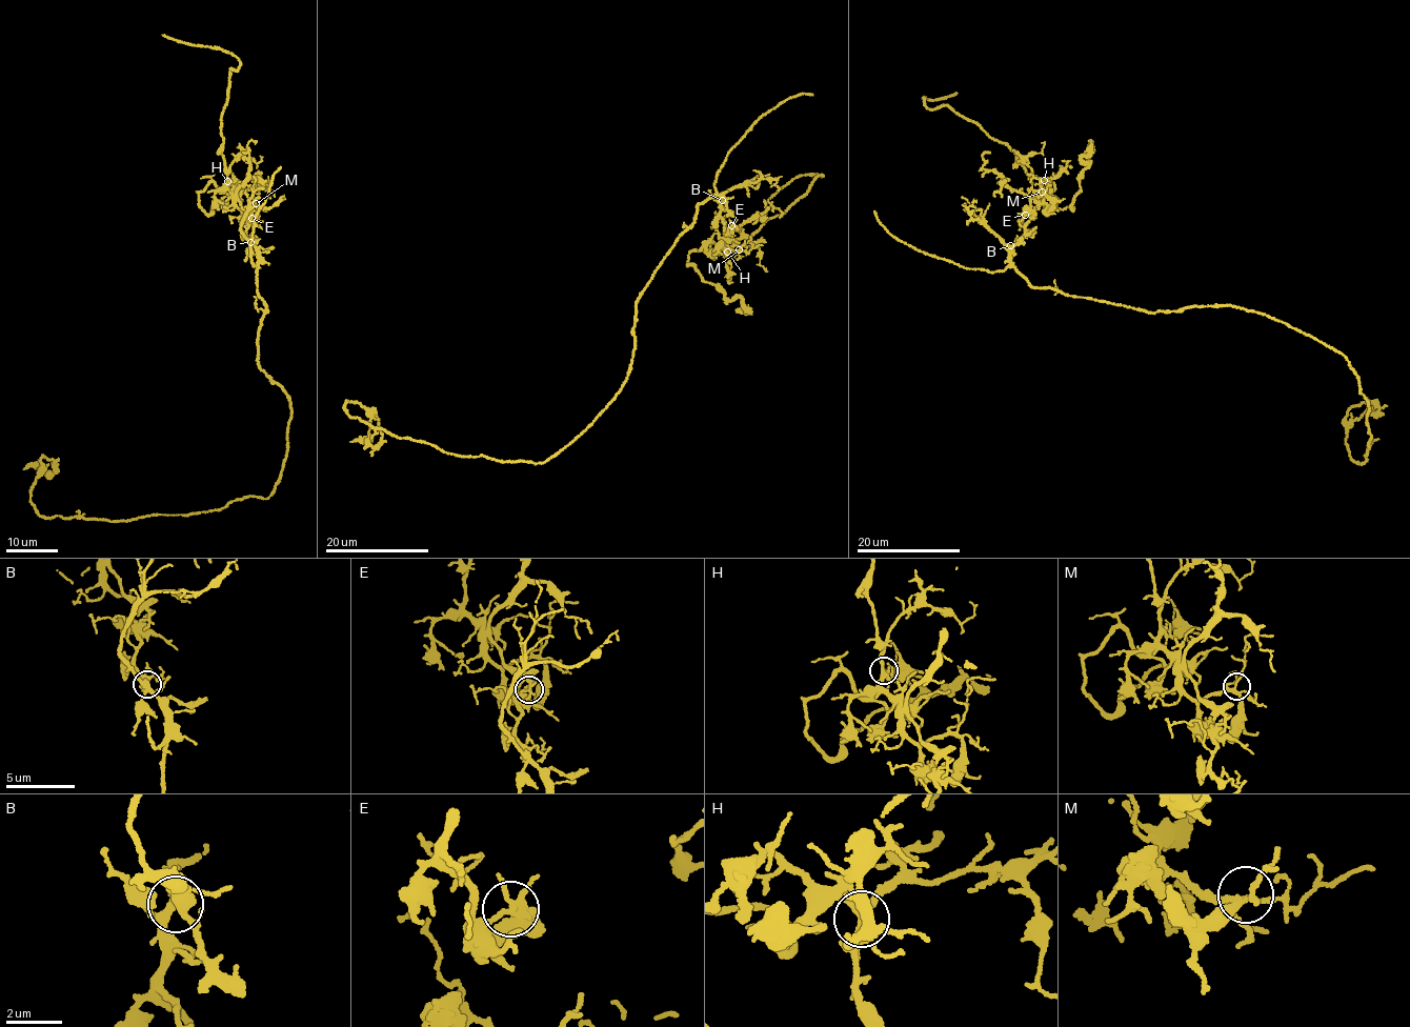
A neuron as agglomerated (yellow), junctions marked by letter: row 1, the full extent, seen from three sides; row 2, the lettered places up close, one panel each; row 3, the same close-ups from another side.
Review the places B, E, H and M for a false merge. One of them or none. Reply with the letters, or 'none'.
E

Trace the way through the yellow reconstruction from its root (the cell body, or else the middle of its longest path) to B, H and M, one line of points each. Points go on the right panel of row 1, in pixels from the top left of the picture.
B: (1170, 311), (1148, 314), (1124, 305), (1065, 295), (1050, 287), (1035, 288), (1010, 260), (1010, 245)
H: (1170, 311), (1148, 314), (1029, 284), (1010, 260), (1010, 247), (1024, 234), (1031, 214), (1029, 200), (1044, 180)
M: (1170, 311), (1148, 314), (1029, 284), (1010, 260), (1010, 247), (1030, 219), (1029, 200), (1042, 203), (1042, 192)

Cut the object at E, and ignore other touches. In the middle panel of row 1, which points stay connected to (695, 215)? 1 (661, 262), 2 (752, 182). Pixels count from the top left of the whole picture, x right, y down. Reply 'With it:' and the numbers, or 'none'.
With it: 1, 2

